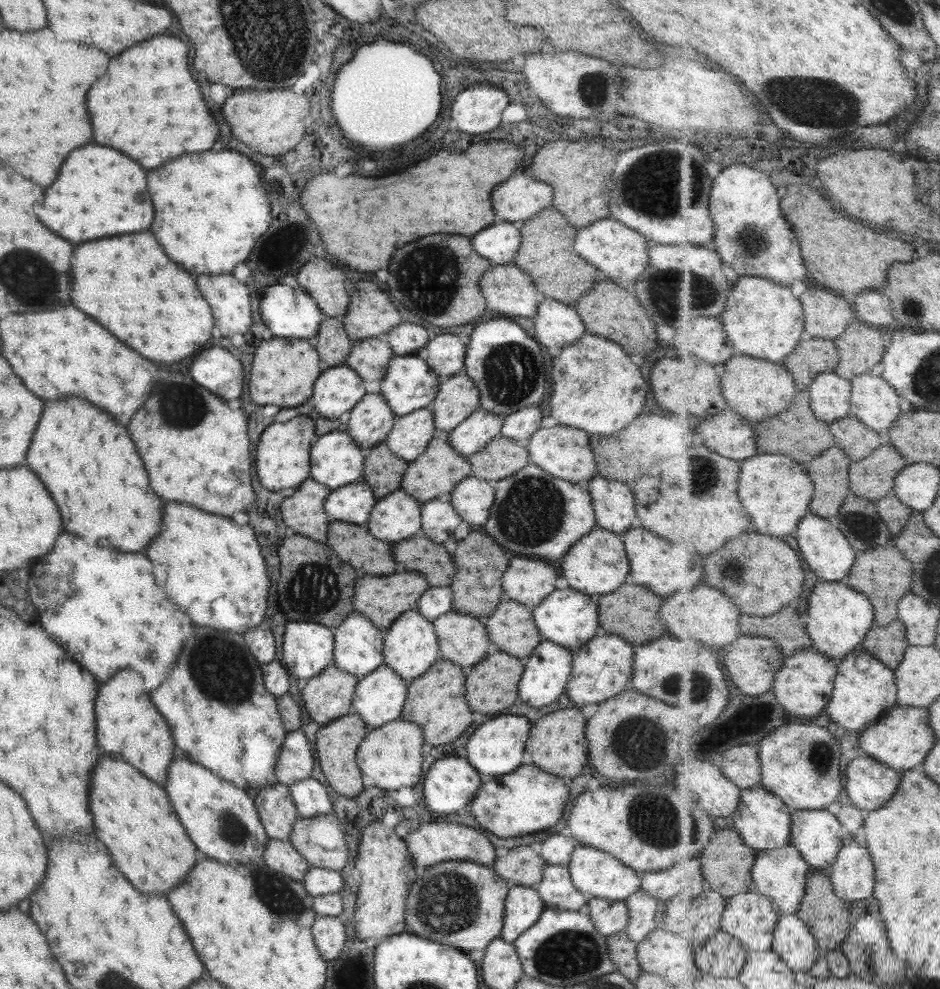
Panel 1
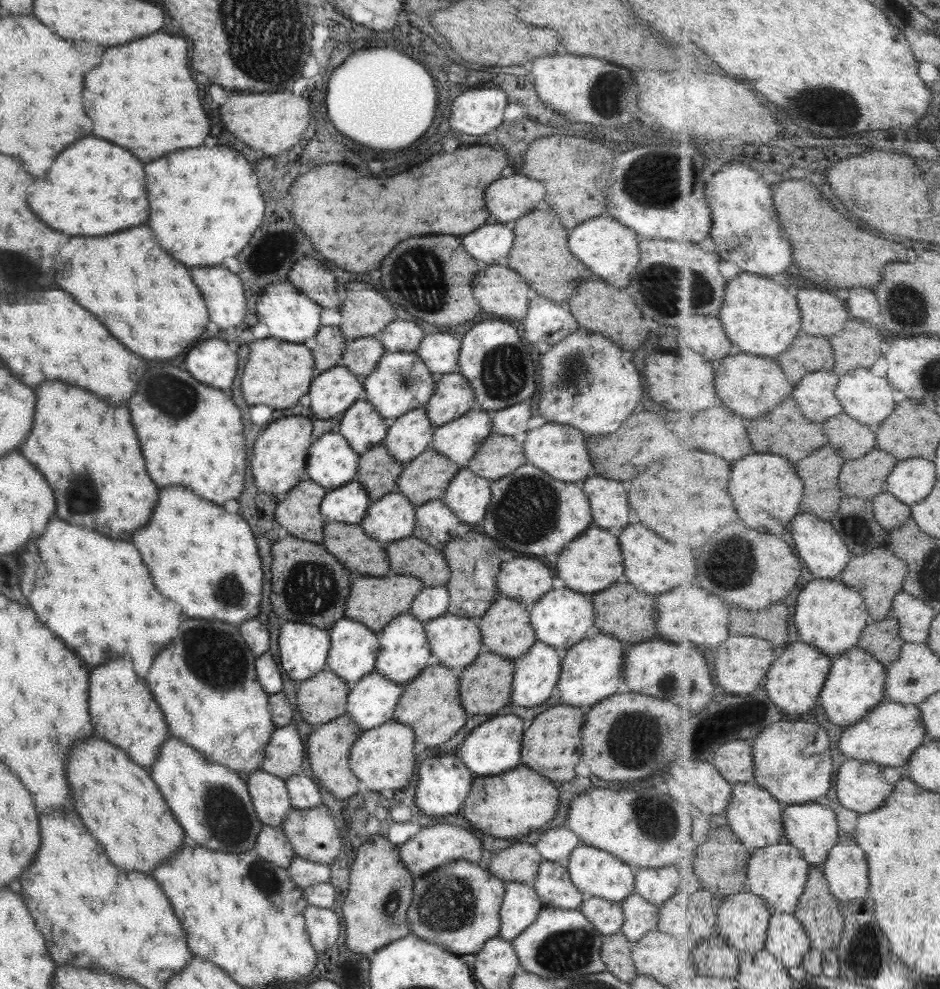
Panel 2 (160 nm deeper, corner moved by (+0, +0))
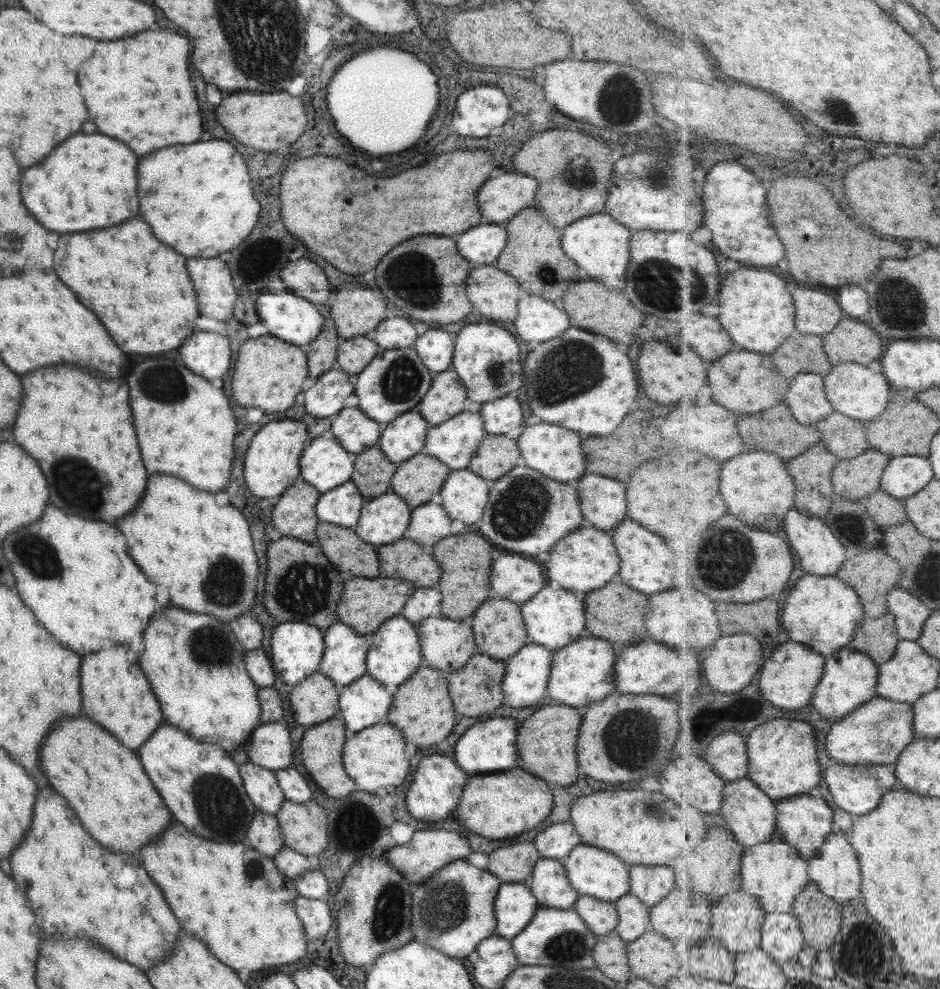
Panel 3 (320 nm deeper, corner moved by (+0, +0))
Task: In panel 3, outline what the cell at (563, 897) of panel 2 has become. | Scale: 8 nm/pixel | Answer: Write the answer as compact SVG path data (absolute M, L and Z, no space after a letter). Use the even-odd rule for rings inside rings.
M540 857L535 861L527 887L537 907L573 909L579 894L569 886L562 861Z

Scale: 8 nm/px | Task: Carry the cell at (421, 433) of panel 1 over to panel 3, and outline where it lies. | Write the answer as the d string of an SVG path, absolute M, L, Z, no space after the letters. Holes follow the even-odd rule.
M407 411L395 417L391 422L386 423L386 426L376 440L375 446L378 447L389 462L398 464L406 461L423 448L429 425L423 420L421 415Z

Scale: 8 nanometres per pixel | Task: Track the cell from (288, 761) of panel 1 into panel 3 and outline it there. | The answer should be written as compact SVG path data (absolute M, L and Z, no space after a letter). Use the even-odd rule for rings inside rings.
M279 722L260 724L256 729L253 729L248 741L242 744L242 748L246 753L247 760L257 766L269 769L271 773L292 766L289 730Z

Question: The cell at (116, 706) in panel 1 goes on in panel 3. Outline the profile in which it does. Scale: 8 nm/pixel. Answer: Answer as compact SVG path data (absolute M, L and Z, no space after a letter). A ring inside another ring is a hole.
M101 642L101 648L97 652L81 656L79 682L81 714L105 728L125 748L137 750L163 720L147 678L143 676L139 666L127 662L123 646L115 642Z

